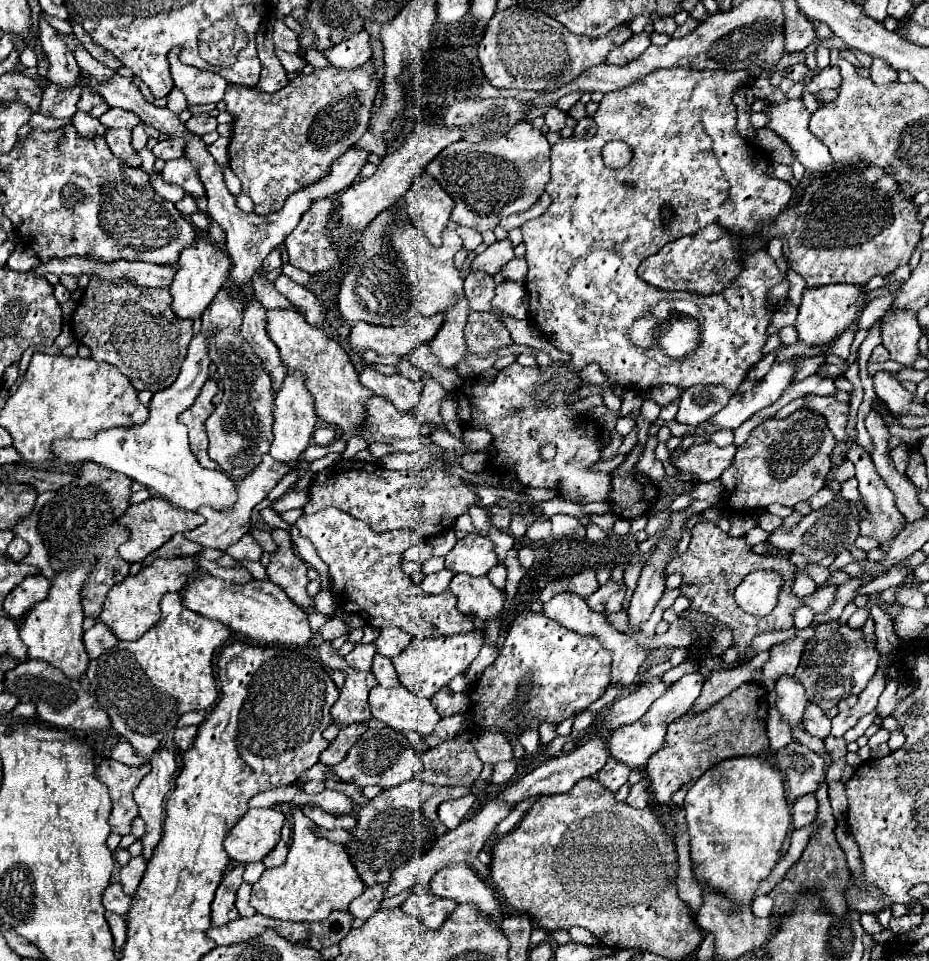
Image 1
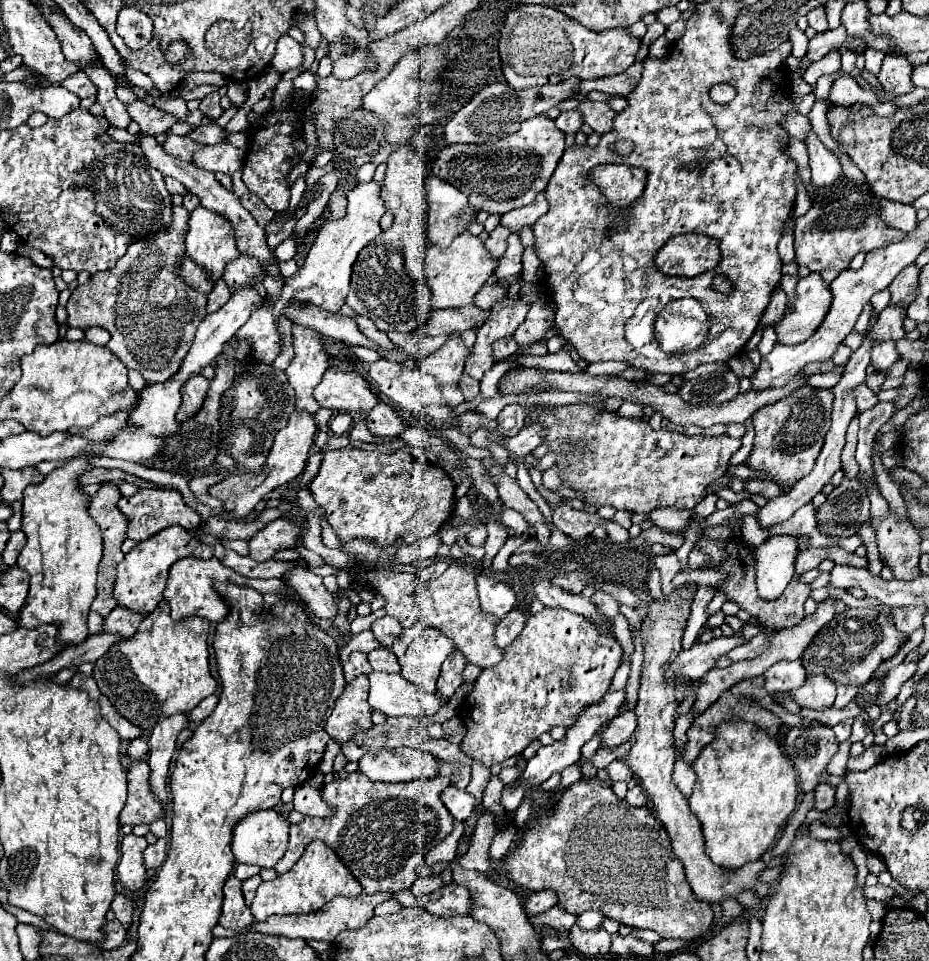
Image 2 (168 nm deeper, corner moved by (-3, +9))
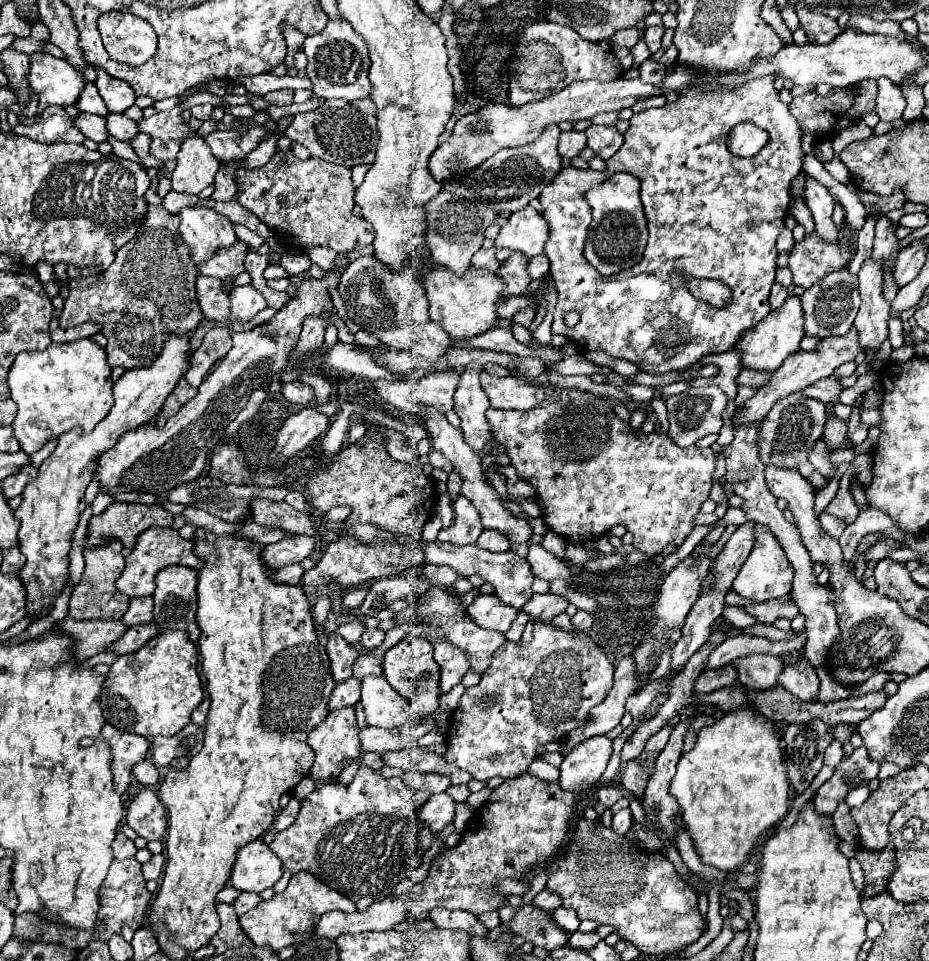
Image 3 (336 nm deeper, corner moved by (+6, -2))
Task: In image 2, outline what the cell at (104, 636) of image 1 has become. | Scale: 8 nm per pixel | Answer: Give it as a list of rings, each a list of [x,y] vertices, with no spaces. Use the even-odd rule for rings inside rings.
[[[117,606],[103,624],[103,632],[121,634],[125,638],[131,638],[135,630],[139,628],[139,622],[145,618],[145,614],[135,614],[133,610],[127,610],[125,606]]]

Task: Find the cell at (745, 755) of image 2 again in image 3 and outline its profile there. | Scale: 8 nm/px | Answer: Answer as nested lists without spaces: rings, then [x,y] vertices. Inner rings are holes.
[[[738,709],[718,719],[712,727],[704,727],[698,733],[694,749],[680,757],[678,771],[670,781],[670,795],[678,801],[682,809],[686,833],[690,835],[702,863],[712,865],[724,873],[738,871],[738,867],[746,861],[760,837],[764,837],[768,829],[772,829],[786,817],[790,809],[790,785],[780,753],[780,739],[774,731],[774,723],[756,709]]]

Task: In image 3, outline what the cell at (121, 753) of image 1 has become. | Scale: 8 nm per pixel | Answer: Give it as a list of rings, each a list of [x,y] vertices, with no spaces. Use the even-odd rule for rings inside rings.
[[[150,759],[138,761],[138,763],[132,767],[132,775],[134,775],[140,783],[144,783],[144,785],[148,785],[148,787],[156,785],[158,779],[160,779],[160,773],[158,773],[158,769],[154,767],[154,763],[152,763]]]

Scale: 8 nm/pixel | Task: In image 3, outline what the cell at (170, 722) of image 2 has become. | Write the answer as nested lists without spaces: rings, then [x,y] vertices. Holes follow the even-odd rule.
[[[188,723],[182,731],[178,731],[172,737],[156,735],[152,739],[150,759],[156,767],[164,767],[170,765],[170,761],[176,757],[192,757],[202,749],[202,739],[204,739],[204,729],[196,727],[194,723]]]

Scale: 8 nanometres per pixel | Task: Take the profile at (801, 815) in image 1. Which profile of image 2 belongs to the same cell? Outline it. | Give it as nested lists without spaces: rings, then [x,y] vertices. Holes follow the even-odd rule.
[[[819,784],[815,788],[815,808],[829,810],[835,804],[835,788],[831,784]]]

